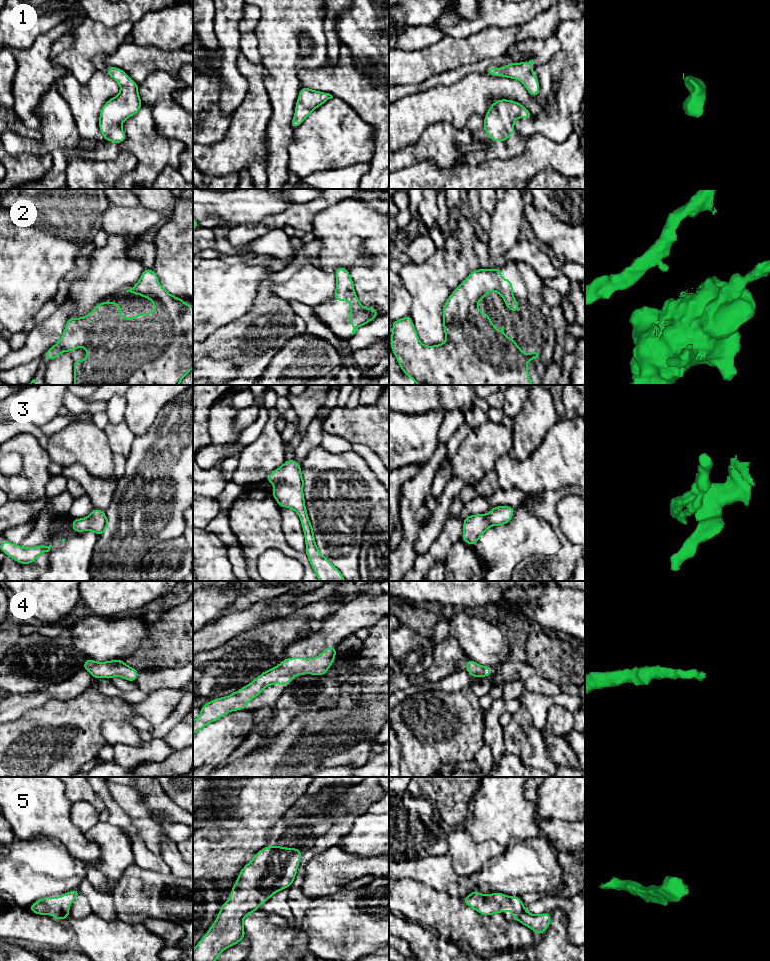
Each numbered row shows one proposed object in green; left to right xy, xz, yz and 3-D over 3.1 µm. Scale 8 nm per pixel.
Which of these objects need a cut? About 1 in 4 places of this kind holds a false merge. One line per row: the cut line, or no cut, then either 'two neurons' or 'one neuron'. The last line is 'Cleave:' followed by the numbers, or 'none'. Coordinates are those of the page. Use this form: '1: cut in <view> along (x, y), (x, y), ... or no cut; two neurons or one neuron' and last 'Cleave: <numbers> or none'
1: no cut; one neuron
2: no cut; one neuron
3: no cut; one neuron
4: no cut; one neuron
5: no cut; one neuron
Cleave: none

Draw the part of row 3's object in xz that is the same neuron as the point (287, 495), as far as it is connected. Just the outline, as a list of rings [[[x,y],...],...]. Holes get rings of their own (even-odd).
[[[294,459],[285,460],[282,466],[269,474],[266,481],[277,485],[271,493],[279,507],[291,508],[298,514],[305,537],[305,553],[319,581],[346,581],[339,569],[319,552],[315,543],[313,527],[305,507],[305,480],[302,478],[301,464]]]

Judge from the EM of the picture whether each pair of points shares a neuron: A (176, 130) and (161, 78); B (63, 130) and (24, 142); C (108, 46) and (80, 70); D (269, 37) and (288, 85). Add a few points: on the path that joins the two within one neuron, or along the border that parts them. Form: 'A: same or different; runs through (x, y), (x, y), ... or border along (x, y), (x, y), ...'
A: same; runs through (169, 117), (161, 100), (161, 91)
B: same; runs through (53, 138), (47, 144), (34, 144)
C: same; runs through (99, 46), (82, 61)
D: same; runs through (280, 49), (283, 60), (283, 73)

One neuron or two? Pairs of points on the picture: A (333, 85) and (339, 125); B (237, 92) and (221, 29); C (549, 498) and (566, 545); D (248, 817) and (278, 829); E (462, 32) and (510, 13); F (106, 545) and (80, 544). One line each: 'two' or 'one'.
A: two
B: one
C: one
D: two
E: one
F: two

